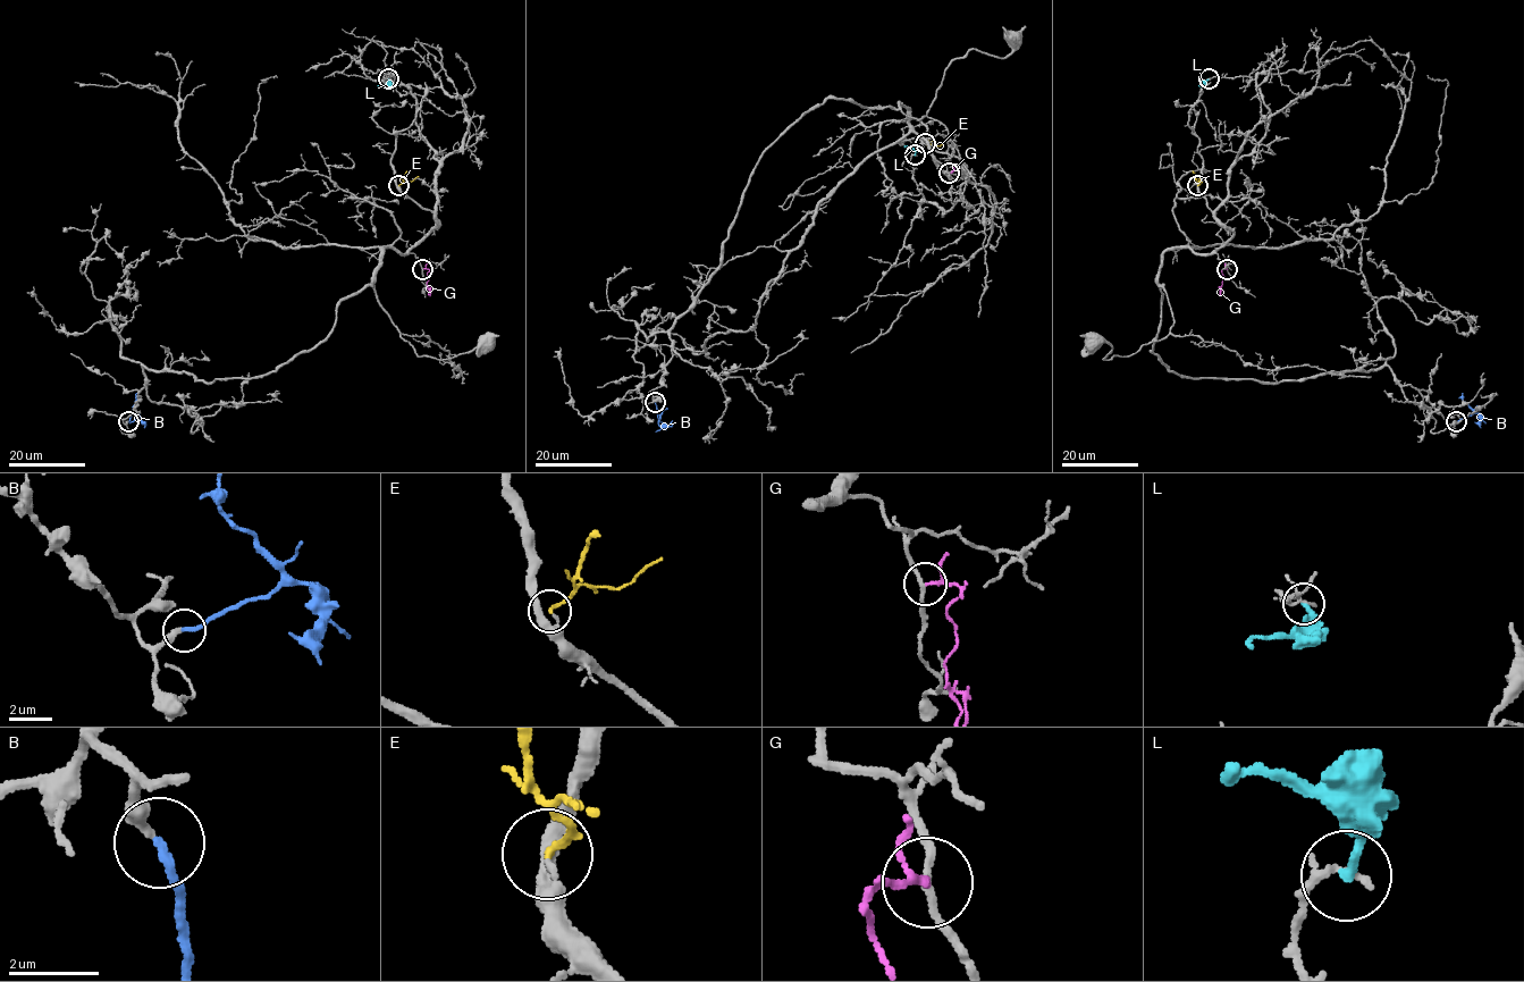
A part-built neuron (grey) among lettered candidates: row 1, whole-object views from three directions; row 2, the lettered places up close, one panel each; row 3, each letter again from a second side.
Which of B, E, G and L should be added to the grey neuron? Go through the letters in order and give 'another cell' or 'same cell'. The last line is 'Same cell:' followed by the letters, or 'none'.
B: same cell
E: same cell
G: another cell
L: another cell
Same cell: B, E

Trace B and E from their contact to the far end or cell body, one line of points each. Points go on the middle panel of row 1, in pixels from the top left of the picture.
B: (655, 402), (658, 419), (663, 408)
E: (925, 143), (940, 145), (945, 142)

